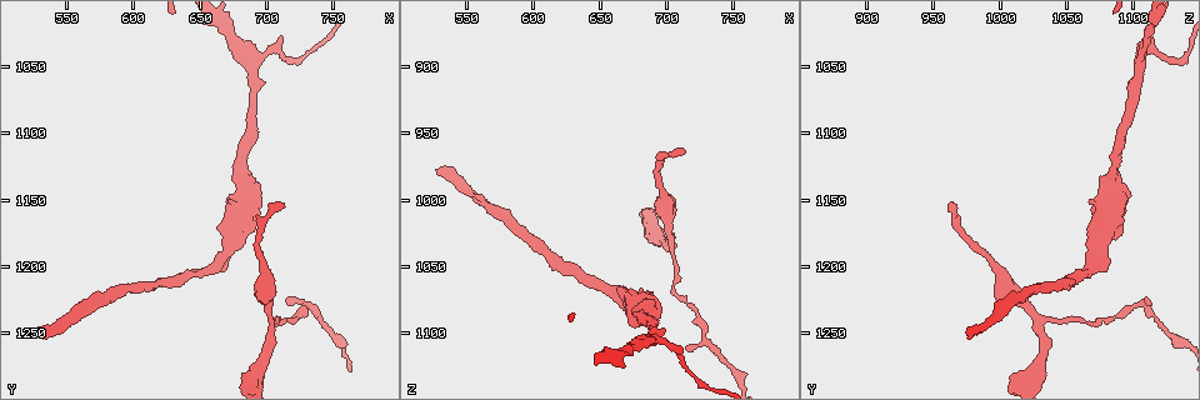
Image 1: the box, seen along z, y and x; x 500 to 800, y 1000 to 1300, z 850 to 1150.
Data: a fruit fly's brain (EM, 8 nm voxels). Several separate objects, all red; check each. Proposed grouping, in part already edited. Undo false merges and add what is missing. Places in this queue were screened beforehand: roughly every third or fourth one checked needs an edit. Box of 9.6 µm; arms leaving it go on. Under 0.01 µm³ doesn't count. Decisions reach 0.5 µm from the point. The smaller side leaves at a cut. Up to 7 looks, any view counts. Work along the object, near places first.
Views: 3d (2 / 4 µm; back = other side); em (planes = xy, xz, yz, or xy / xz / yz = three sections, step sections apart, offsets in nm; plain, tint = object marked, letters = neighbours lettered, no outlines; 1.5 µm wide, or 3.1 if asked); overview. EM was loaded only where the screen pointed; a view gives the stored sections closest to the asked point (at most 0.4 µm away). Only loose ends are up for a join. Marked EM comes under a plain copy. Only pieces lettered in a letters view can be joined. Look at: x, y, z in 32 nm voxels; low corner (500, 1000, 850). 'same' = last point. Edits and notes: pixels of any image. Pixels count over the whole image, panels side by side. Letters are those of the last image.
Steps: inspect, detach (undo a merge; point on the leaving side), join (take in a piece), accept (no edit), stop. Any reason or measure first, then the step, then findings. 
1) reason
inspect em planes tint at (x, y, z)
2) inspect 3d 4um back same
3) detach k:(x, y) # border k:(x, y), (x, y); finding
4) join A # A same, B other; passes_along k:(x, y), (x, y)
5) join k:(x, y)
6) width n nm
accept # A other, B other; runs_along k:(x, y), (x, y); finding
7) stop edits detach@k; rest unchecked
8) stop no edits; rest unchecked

a fork
inspect 3d 4um at (688, 1048, 1104)

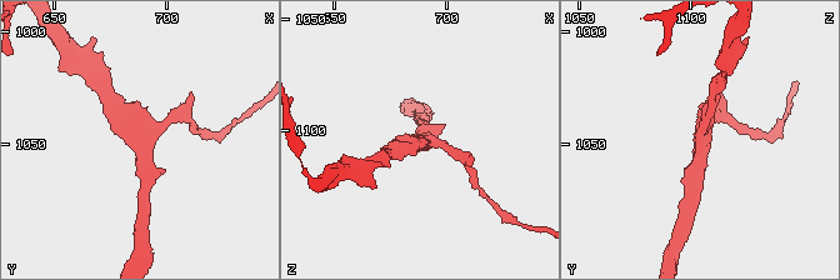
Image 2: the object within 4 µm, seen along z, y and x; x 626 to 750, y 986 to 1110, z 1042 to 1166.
arms 3
inspect em planes letters at (690, 1047, 1106)

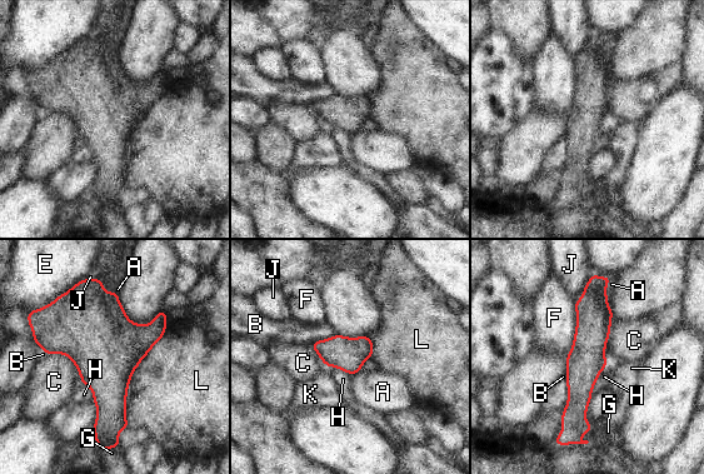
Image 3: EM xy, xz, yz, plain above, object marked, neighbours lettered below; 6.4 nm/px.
width 220 nm
accept # A other, B other, C other, E other, F other, G other, H other, J other, K other, L other; runs_along 3:(594, 285), (578, 432); continuous, no second cell

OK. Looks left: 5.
tapers out
inspect 3d 2um at (714, 1228, 1110)

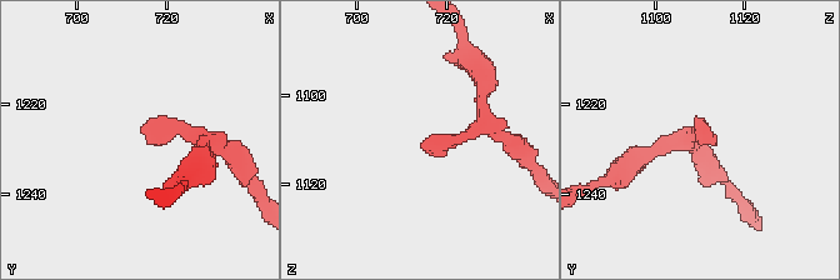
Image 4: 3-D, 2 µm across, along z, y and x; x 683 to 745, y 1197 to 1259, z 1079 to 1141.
inspect em planes letters at (714, 1226, 1112)

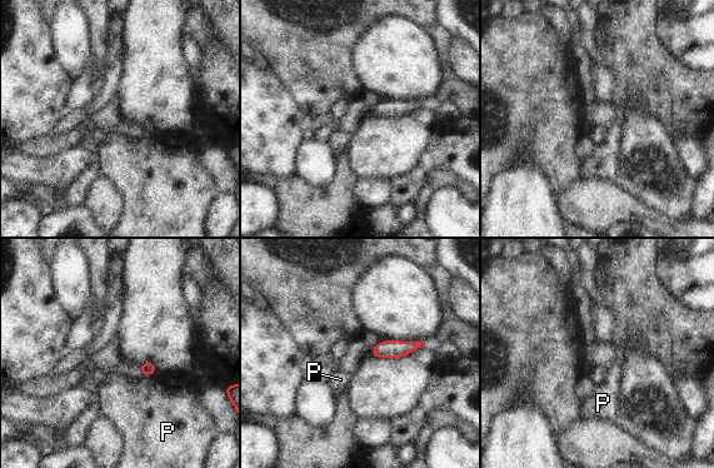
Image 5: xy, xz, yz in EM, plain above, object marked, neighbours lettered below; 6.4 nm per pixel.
longest_contact P 110 nm
accept # P other; no lettered piece goes on from it

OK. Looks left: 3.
inspect 3d 2um at (528, 1246, 976)

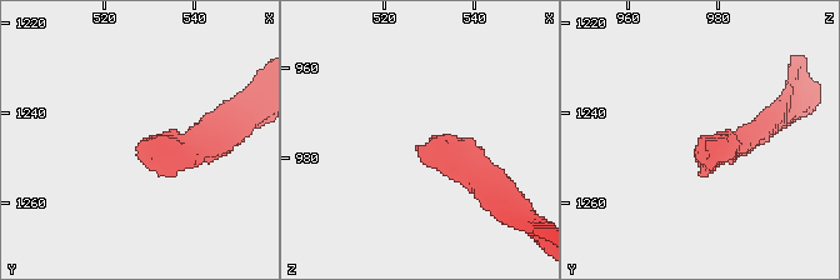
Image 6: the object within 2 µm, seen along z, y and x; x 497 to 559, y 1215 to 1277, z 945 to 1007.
shape alone is not enough
inspect em yz step 8 letters at (527, 1247, 977)

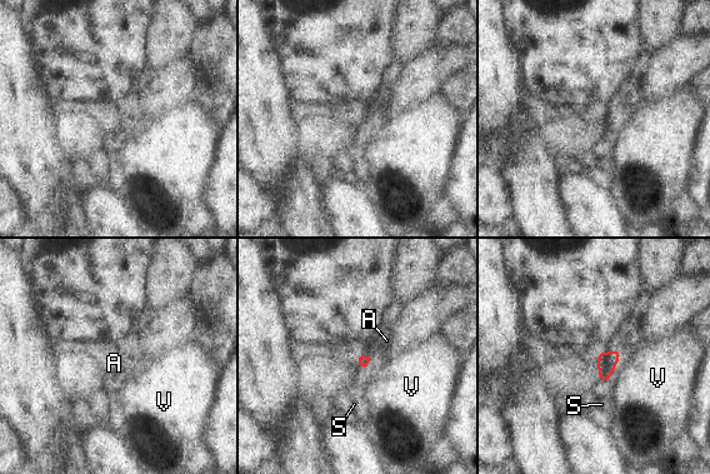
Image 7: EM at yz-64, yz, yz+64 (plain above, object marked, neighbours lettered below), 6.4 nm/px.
cut it another way
inspect em planes letters same

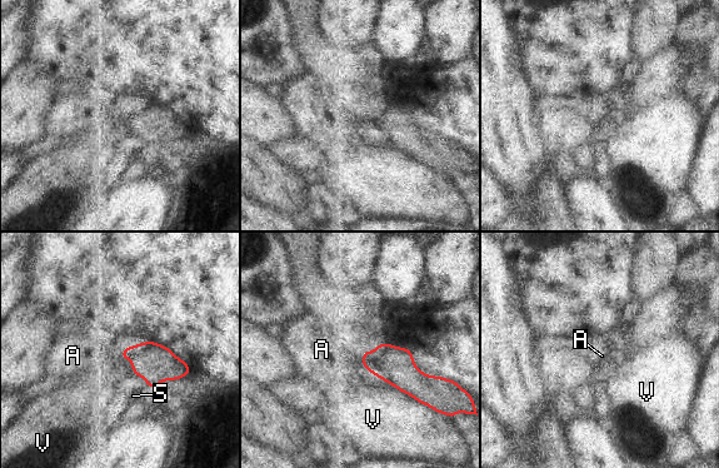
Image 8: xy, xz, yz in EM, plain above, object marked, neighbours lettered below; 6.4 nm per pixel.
width 190 nm
accept # A other, S other, V other; border 8:(362, 352), (363, 366); no lettered piece goes on from it

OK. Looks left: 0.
stop no edits; rest unchecked

